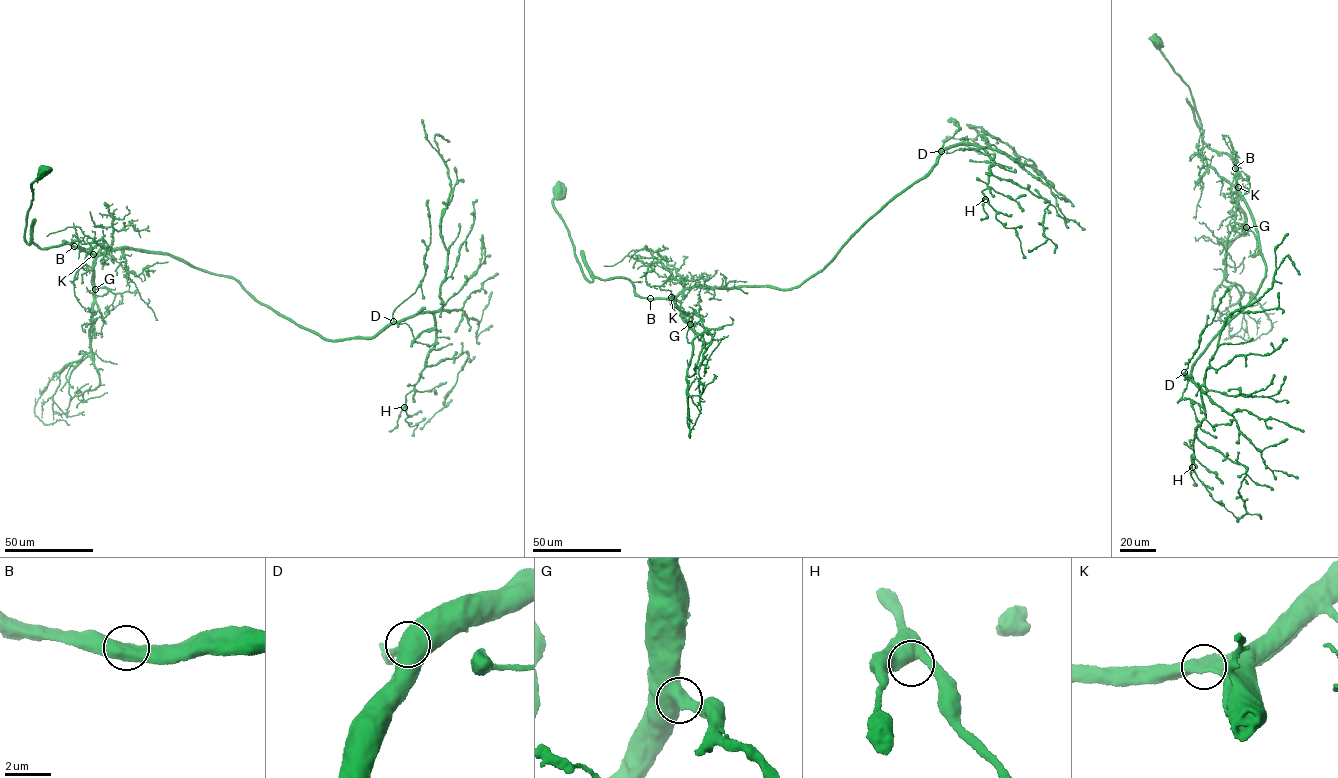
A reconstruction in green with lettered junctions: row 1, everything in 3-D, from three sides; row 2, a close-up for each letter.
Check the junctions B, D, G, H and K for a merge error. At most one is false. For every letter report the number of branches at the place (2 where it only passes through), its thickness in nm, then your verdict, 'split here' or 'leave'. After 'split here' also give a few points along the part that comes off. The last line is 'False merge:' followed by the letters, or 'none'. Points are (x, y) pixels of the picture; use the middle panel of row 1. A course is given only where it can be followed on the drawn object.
B: 2 branches meet; 600 nm thick; leave
D: 2 branches meet; 500 nm thick; leave
G: 2 branches meet; 600 nm thick; leave
H: 2 branches meet; 600 nm thick; leave
K: 2 branches meet; 600 nm thick; leave
False merge: none

